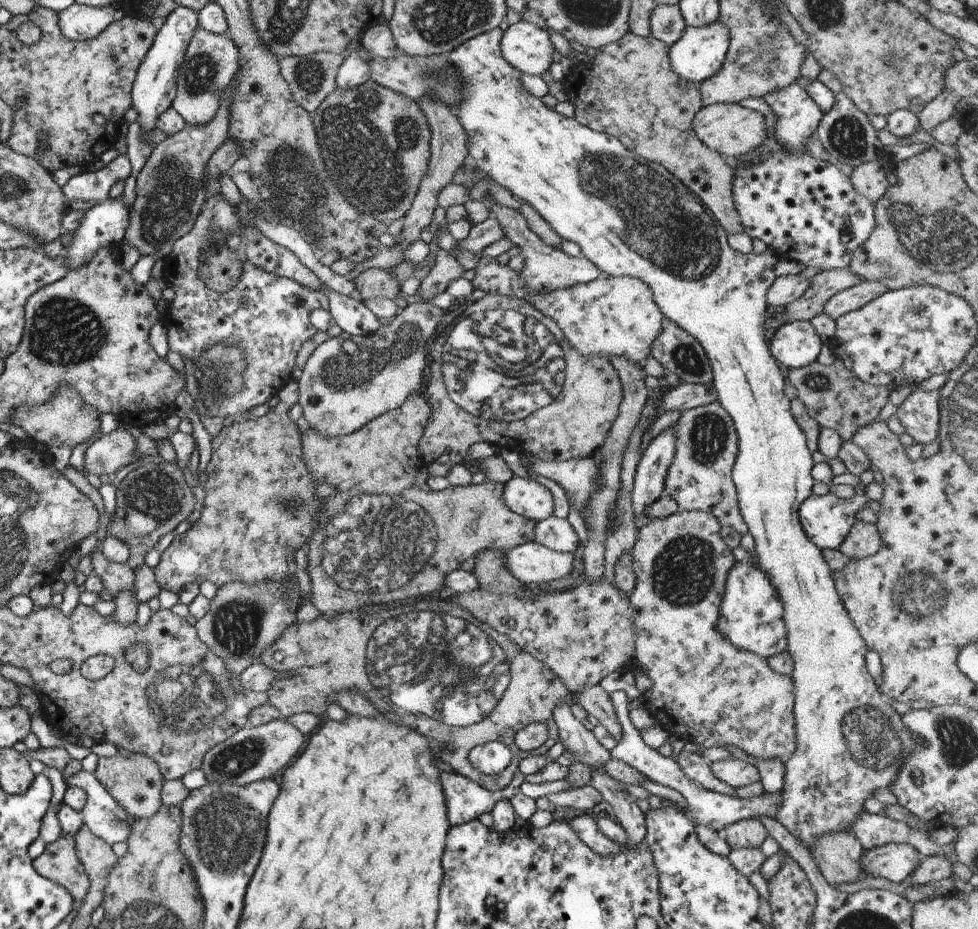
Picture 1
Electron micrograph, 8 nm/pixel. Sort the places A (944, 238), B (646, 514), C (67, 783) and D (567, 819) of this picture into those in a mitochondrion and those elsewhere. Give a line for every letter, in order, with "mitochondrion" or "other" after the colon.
A: mitochondrion
B: other
C: other
D: other

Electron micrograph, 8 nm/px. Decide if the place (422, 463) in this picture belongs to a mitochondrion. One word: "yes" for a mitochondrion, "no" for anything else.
no

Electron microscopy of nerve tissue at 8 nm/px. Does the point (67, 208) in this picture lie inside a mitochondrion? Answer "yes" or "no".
no

